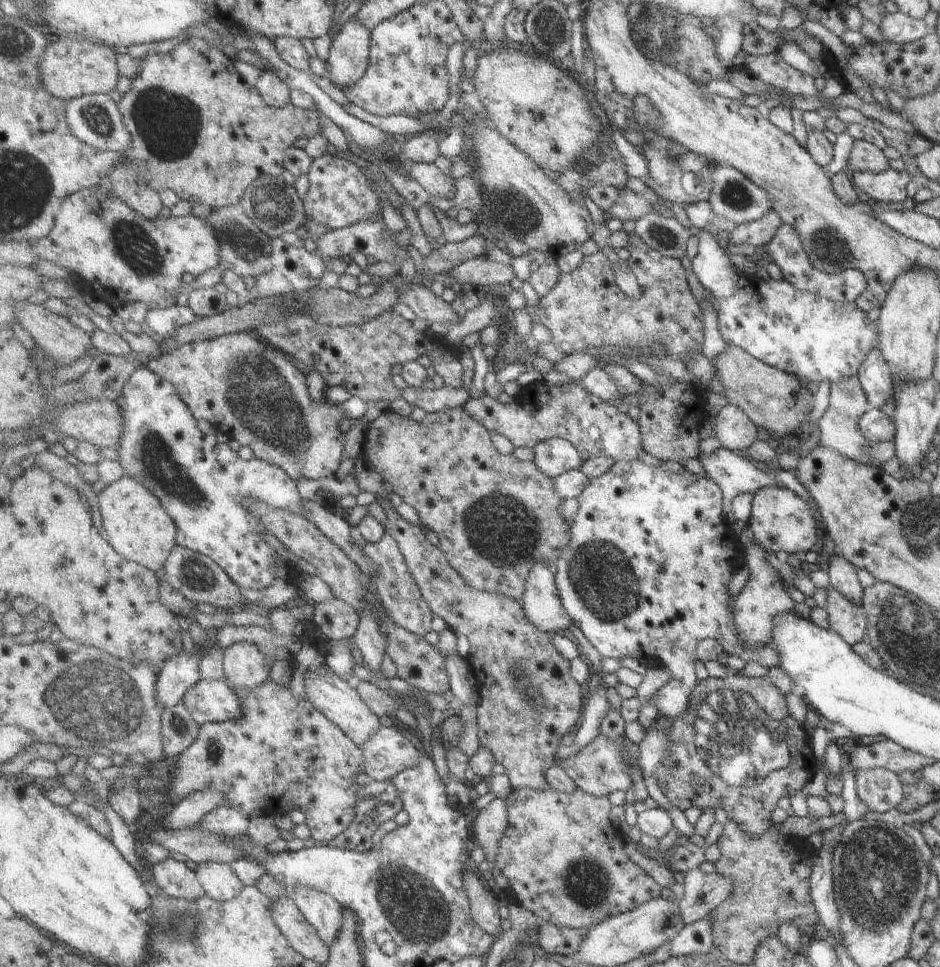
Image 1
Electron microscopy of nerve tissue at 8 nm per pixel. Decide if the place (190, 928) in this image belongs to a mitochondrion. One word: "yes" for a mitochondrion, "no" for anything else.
yes

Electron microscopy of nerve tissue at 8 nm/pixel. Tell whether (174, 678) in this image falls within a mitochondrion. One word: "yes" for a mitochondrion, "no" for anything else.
no

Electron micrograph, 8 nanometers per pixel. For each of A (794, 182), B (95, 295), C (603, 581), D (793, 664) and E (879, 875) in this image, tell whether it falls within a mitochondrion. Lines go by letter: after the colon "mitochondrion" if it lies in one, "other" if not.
A: other
B: other
C: mitochondrion
D: other
E: mitochondrion

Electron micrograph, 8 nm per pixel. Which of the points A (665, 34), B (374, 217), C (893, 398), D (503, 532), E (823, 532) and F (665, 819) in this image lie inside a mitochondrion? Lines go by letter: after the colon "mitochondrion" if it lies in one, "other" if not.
A: mitochondrion
B: other
C: other
D: mitochondrion
E: other
F: other

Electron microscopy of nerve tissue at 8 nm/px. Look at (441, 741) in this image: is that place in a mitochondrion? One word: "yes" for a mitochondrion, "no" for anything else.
no

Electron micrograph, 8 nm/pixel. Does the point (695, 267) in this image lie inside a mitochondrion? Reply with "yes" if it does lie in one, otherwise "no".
no

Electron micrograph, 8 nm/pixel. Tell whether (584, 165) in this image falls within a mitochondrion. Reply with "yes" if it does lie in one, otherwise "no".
no

